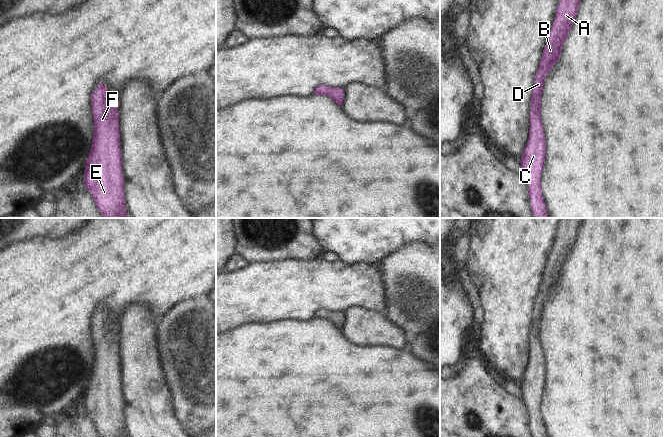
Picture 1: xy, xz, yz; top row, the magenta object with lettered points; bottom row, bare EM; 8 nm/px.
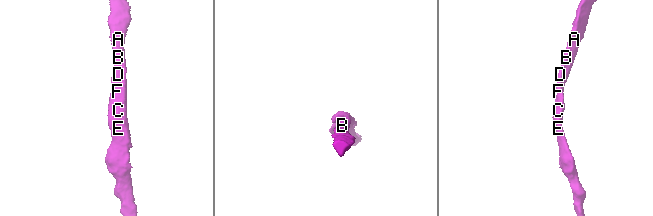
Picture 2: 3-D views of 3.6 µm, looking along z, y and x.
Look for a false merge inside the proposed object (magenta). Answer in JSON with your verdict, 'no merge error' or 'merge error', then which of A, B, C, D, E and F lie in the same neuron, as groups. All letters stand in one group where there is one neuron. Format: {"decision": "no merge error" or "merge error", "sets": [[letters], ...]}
{"decision": "no merge error", "sets": [["A", "B", "C", "D", "E", "F"]]}

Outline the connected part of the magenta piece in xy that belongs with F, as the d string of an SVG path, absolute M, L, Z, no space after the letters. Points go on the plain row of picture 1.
M99 307L97 311L91 321L94 351L90 378L84 389L85 411L92 418L100 437L126 437L119 336L117 335L119 319L111 317L103 307Z

